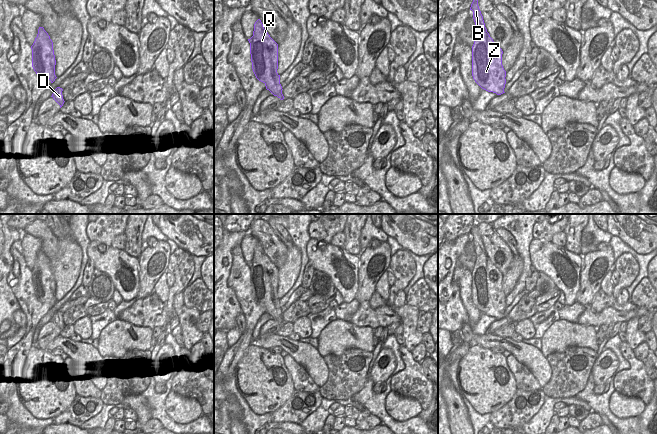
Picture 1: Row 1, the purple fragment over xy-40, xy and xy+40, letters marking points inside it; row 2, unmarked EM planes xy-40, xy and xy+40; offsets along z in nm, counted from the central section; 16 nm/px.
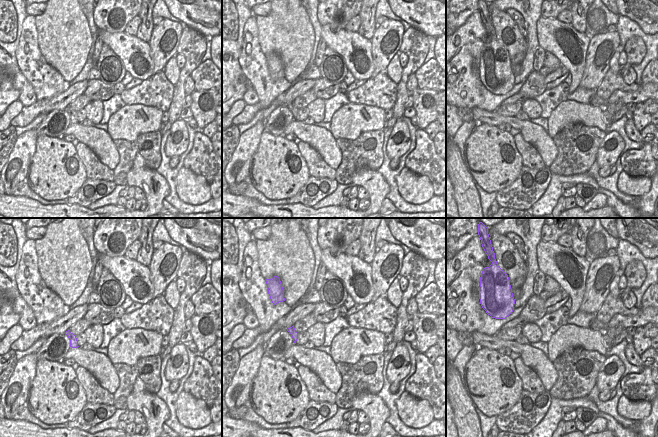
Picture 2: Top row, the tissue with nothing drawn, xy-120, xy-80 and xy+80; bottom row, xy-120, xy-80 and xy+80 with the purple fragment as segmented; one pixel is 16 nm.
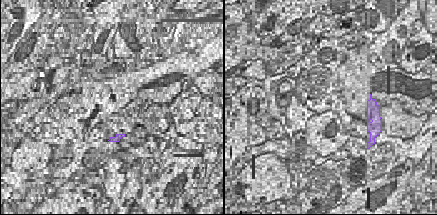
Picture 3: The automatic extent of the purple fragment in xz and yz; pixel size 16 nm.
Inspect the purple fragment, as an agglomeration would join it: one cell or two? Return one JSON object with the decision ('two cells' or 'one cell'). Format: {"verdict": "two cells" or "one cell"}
{"verdict": "one cell"}

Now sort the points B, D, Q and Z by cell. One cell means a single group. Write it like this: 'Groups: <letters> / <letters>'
Groups: B D Q Z

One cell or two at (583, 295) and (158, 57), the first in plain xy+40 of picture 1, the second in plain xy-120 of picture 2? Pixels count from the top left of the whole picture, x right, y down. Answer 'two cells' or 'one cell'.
one cell

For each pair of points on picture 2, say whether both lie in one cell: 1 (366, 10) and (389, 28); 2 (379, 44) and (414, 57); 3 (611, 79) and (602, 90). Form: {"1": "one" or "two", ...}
{"1": "two", "2": "two", "3": "one"}

